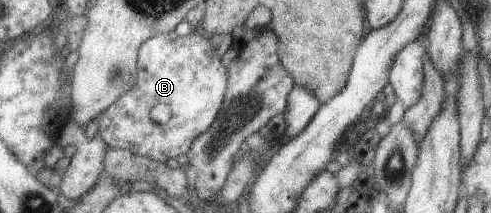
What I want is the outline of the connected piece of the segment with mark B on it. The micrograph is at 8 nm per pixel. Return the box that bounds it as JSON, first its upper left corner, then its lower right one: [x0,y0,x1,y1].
[97,31,227,163]

